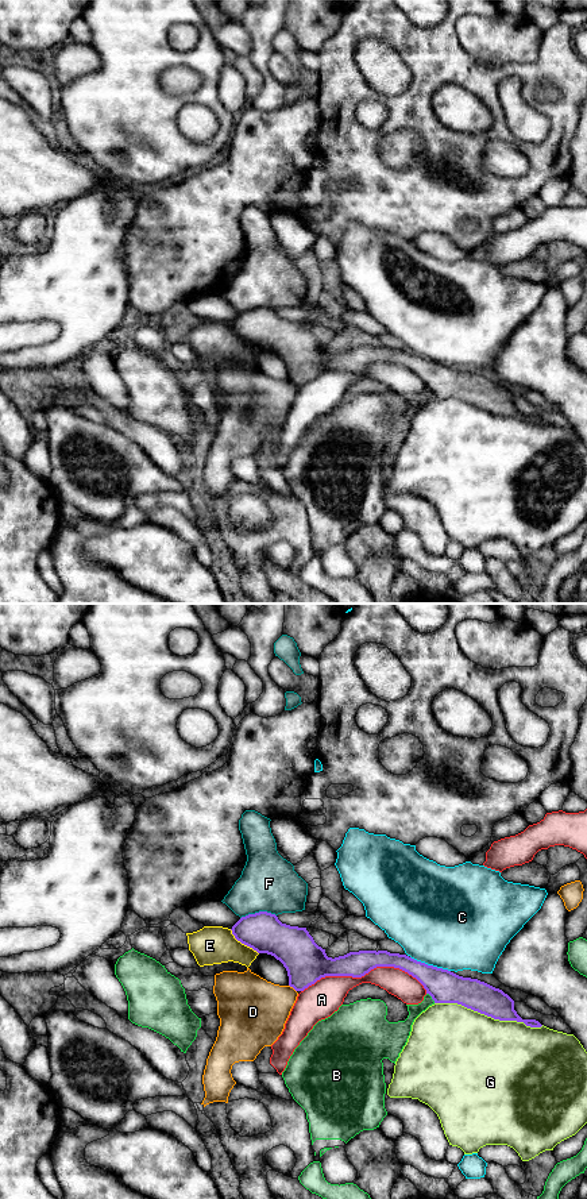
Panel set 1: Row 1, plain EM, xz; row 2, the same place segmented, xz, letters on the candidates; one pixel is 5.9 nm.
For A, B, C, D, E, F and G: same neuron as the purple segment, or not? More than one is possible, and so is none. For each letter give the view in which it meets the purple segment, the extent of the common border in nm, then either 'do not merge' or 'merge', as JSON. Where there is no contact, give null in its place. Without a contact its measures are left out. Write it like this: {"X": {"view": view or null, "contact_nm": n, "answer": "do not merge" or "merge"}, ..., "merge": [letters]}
{"A": {"view": "xz", "contact_nm": 750, "answer": "do not merge"}, "B": {"view": "xz", "contact_nm": 80, "answer": "do not merge"}, "C": {"view": "xz", "contact_nm": 260, "answer": "do not merge"}, "D": {"view": "xz", "contact_nm": 60, "answer": "do not merge"}, "E": {"view": "xz", "contact_nm": 220, "answer": "do not merge"}, "F": {"view": "xz", "contact_nm": 220, "answer": "do not merge"}, "G": {"view": "xz", "contact_nm": 650, "answer": "do not merge"}, "merge": []}

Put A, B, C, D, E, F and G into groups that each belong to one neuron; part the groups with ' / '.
A / B / C / D / E / F / G

